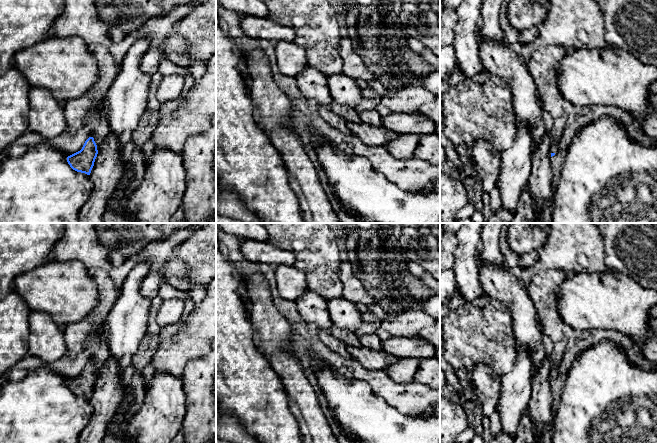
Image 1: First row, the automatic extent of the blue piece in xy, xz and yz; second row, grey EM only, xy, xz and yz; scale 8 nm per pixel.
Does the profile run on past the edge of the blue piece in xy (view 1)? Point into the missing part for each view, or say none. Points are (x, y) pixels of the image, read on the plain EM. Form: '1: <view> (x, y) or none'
1: none

